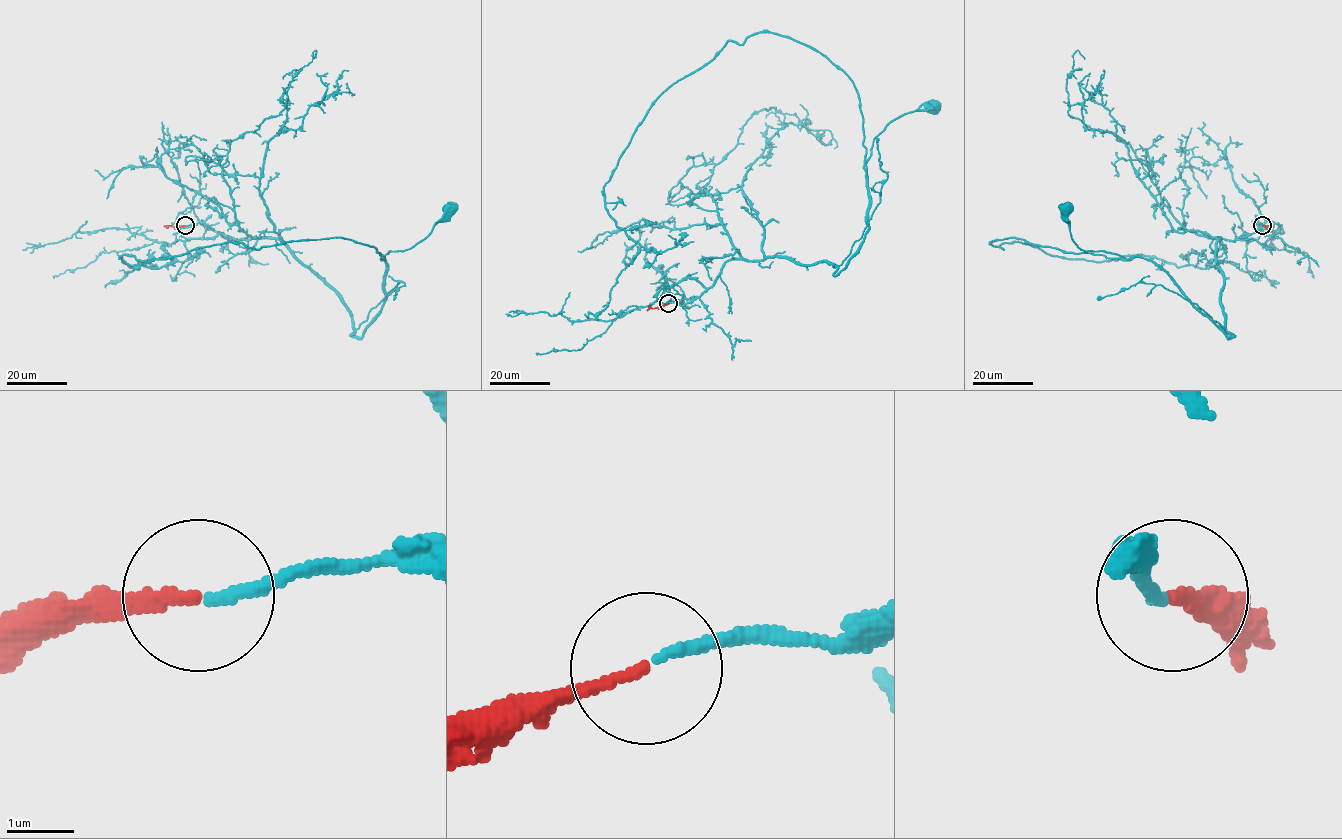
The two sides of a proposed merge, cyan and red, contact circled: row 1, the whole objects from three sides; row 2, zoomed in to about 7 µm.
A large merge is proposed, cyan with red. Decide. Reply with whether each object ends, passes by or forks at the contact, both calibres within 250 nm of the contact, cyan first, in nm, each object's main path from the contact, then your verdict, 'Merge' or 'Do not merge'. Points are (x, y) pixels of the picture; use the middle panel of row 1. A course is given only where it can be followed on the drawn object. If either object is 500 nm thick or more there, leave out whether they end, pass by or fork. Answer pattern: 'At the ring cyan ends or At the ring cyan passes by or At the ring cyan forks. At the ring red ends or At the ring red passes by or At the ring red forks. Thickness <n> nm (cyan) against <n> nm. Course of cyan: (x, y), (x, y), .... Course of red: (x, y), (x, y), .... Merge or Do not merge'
At the ring cyan ends. At the ring red ends. Thickness 170 nm (cyan) against 170 nm. Course of cyan: (669, 303), (700, 296), (731, 259), (826, 262), (838, 274), (868, 229), (873, 140), (934, 107). Course of red: (669, 303), (647, 310). Merge

